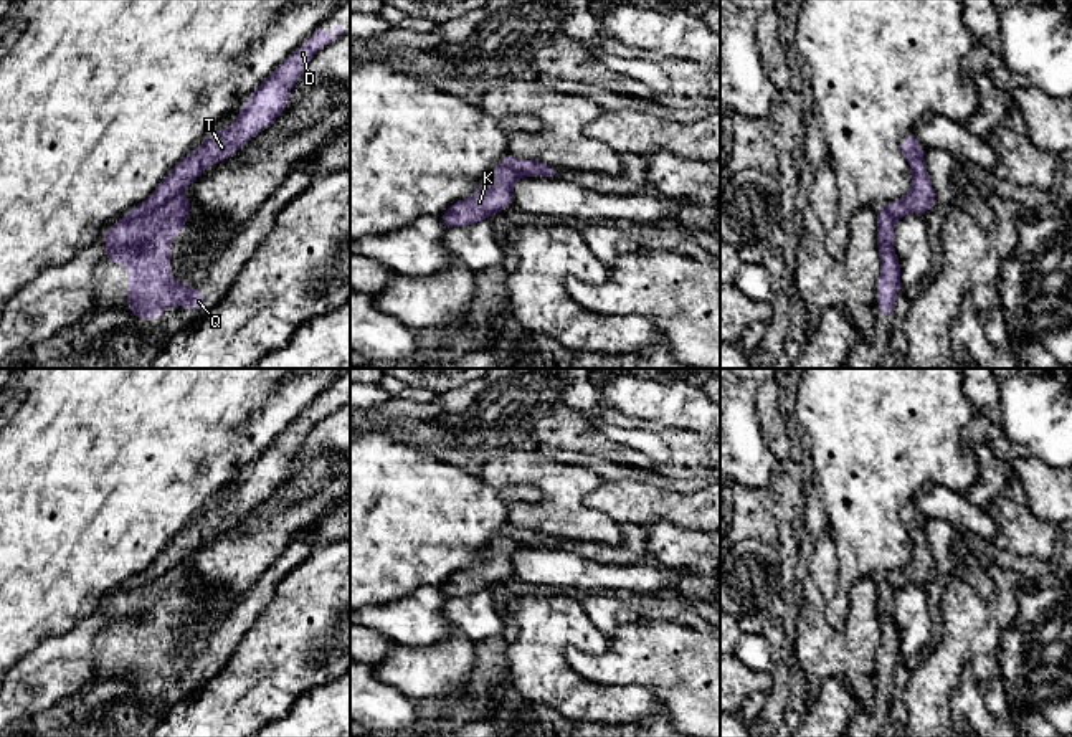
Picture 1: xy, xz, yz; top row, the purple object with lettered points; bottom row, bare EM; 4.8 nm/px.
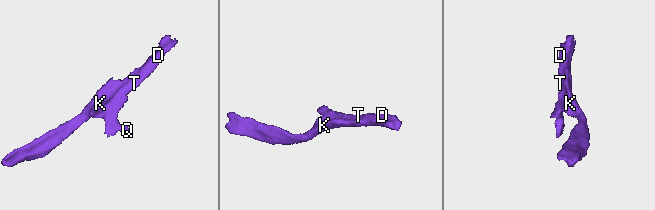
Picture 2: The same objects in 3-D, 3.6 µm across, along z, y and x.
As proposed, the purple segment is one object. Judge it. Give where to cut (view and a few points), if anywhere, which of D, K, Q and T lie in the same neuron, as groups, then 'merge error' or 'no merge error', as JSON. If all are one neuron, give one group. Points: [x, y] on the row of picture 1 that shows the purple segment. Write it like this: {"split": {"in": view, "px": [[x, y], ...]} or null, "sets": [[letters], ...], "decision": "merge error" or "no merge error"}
{"split": {"in": "xy", "px": [[175, 195], [151, 210], [123, 218]]}, "sets": [["D", "K", "T"], ["Q"]], "decision": "merge error"}

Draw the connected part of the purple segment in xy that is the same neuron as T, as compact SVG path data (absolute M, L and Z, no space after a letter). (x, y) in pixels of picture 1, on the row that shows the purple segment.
M317 26L312 40L302 43L294 55L276 66L276 69L244 101L240 116L228 129L211 132L205 142L183 157L159 183L159 187L122 218L140 216L159 208L180 195L190 182L198 178L205 167L228 159L238 147L266 129L287 106L289 91L304 73L311 58L325 45L342 35L342 26L334 28L335 36L329 36L327 26Z

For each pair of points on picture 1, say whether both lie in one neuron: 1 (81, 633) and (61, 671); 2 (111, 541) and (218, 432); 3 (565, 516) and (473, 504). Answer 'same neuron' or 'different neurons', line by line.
1: same neuron
2: same neuron
3: different neurons

